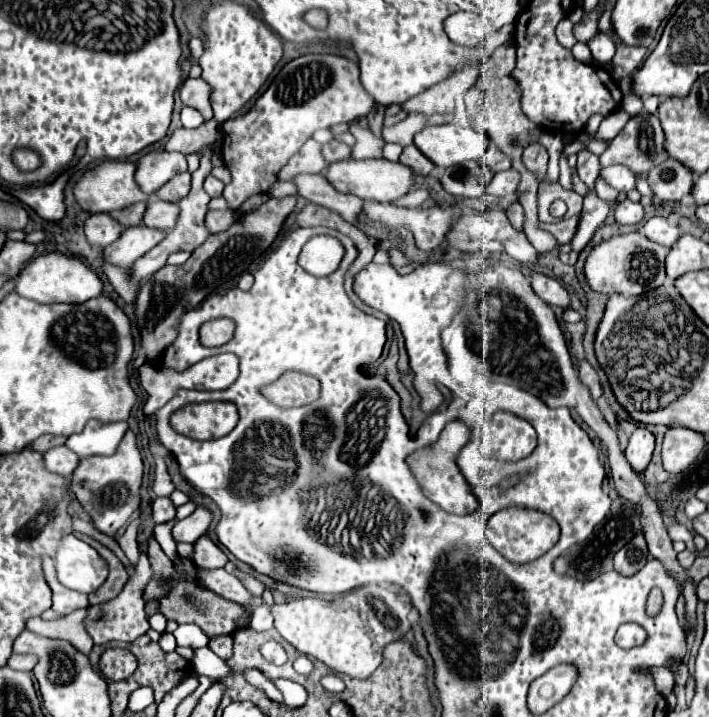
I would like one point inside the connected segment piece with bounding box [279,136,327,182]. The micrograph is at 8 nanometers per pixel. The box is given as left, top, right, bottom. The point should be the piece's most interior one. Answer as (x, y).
(308, 160)

